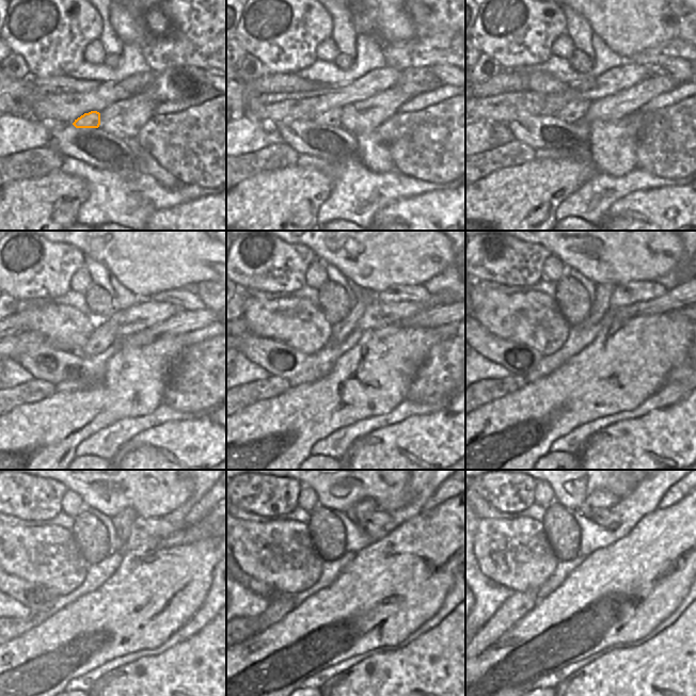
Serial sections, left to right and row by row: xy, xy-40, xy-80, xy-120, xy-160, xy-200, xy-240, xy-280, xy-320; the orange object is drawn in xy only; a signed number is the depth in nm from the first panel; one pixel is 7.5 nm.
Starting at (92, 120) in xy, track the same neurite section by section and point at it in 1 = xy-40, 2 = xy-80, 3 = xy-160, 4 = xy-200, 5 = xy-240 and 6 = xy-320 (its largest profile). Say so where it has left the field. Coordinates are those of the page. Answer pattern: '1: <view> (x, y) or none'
1: xy-40 (333, 116)
2: xy-80 (575, 110)
3: xy-160 (342, 330)
4: xy-200 (599, 309)
5: xy-240 (123, 522)
6: xy-320 (599, 499)

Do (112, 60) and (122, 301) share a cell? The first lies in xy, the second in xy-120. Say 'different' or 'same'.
different

